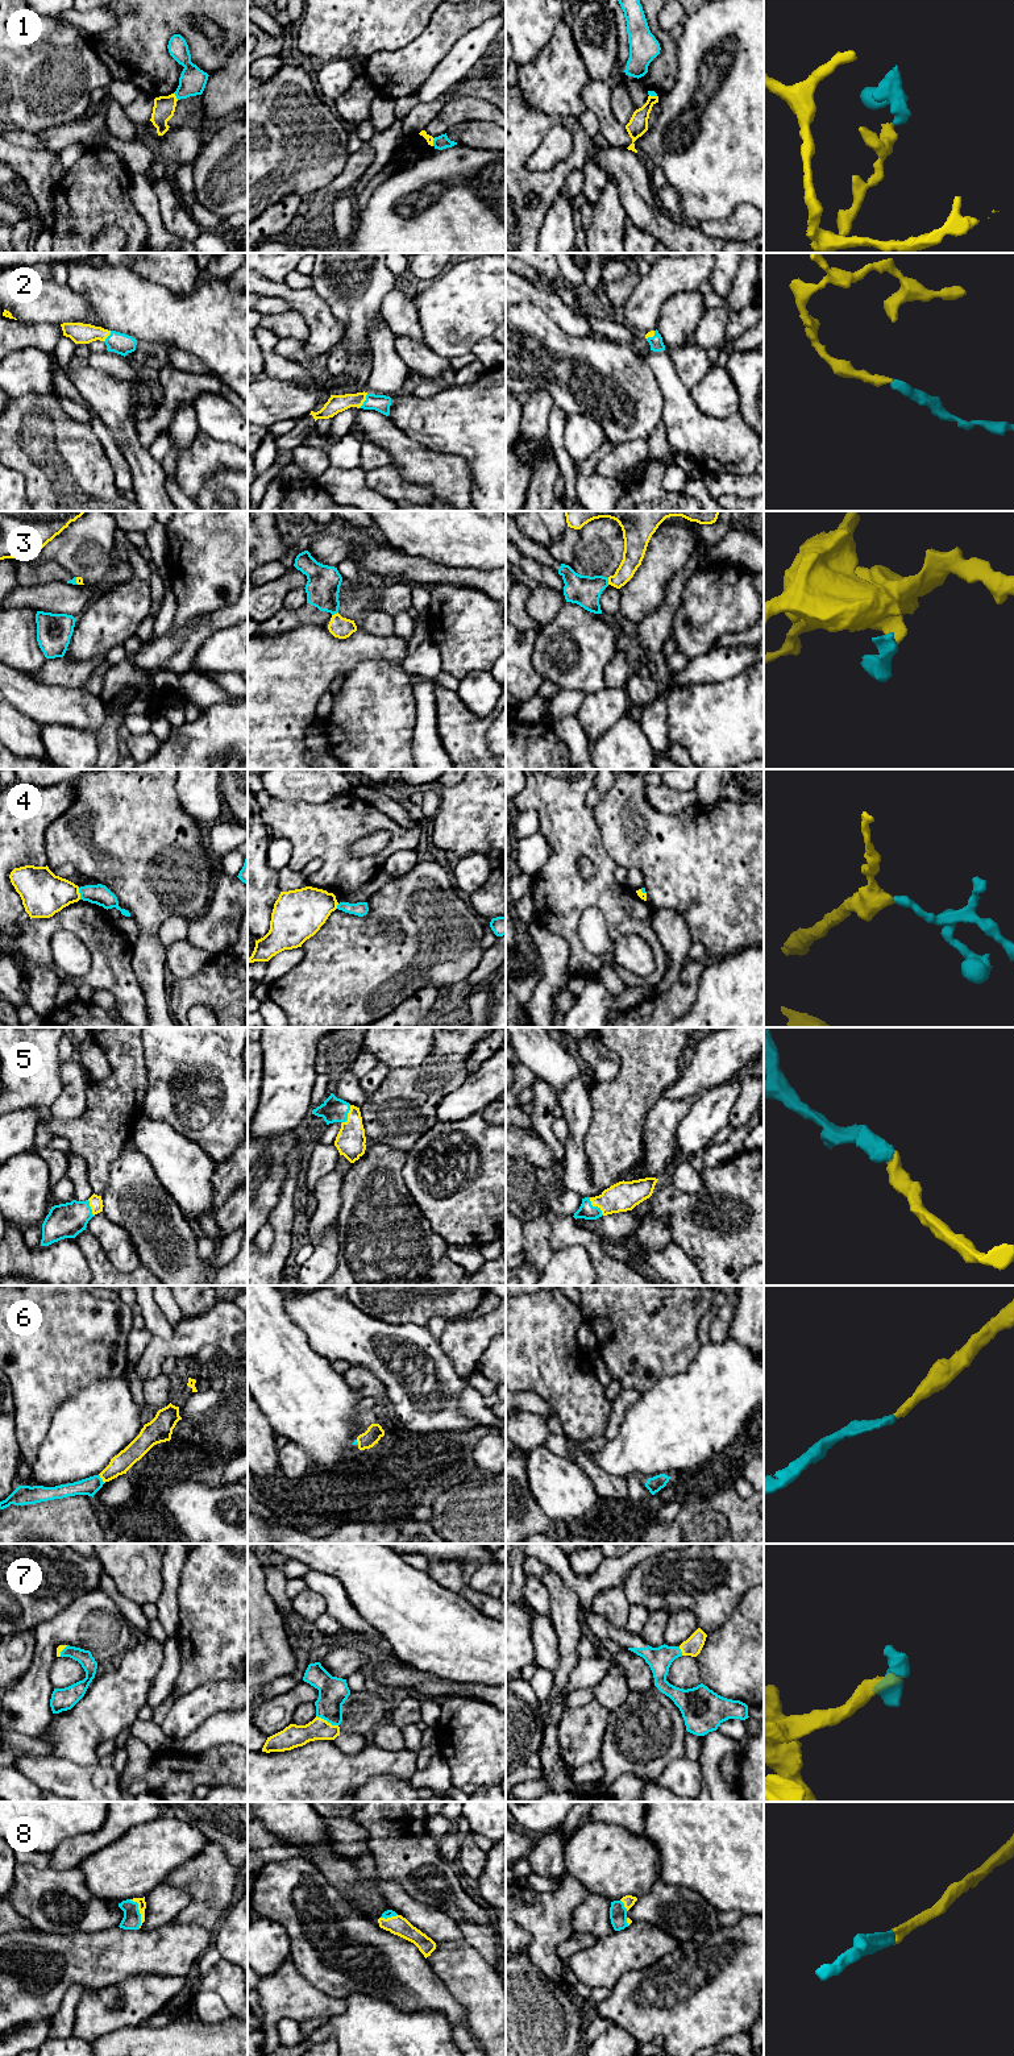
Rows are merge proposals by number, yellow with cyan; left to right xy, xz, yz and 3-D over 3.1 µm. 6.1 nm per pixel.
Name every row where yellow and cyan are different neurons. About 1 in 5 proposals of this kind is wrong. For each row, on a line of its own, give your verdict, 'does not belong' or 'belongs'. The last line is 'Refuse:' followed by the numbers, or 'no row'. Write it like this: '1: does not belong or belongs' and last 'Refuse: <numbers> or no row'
1: does not belong
2: belongs
3: does not belong
4: does not belong
5: belongs
6: belongs
7: belongs
8: belongs
Refuse: 1, 3, 4

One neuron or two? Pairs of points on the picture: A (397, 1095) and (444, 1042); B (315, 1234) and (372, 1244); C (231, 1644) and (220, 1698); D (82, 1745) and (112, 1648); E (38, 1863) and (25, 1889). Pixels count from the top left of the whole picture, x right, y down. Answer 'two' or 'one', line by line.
A: one
B: two
C: two
D: two
E: two

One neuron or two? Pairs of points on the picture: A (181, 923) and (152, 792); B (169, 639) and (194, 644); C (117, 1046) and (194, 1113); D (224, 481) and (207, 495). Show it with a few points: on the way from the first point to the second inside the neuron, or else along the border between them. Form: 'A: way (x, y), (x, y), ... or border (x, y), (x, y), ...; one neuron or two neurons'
A: border (191, 917), (170, 916), (161, 925), (157, 937); two neurons
B: border (203, 618), (183, 644), (162, 664); two neurons
C: border (141, 1042), (146, 1068), (146, 1096), (144, 1103); two neurons
D: way (220, 482), (211, 491); one neuron

